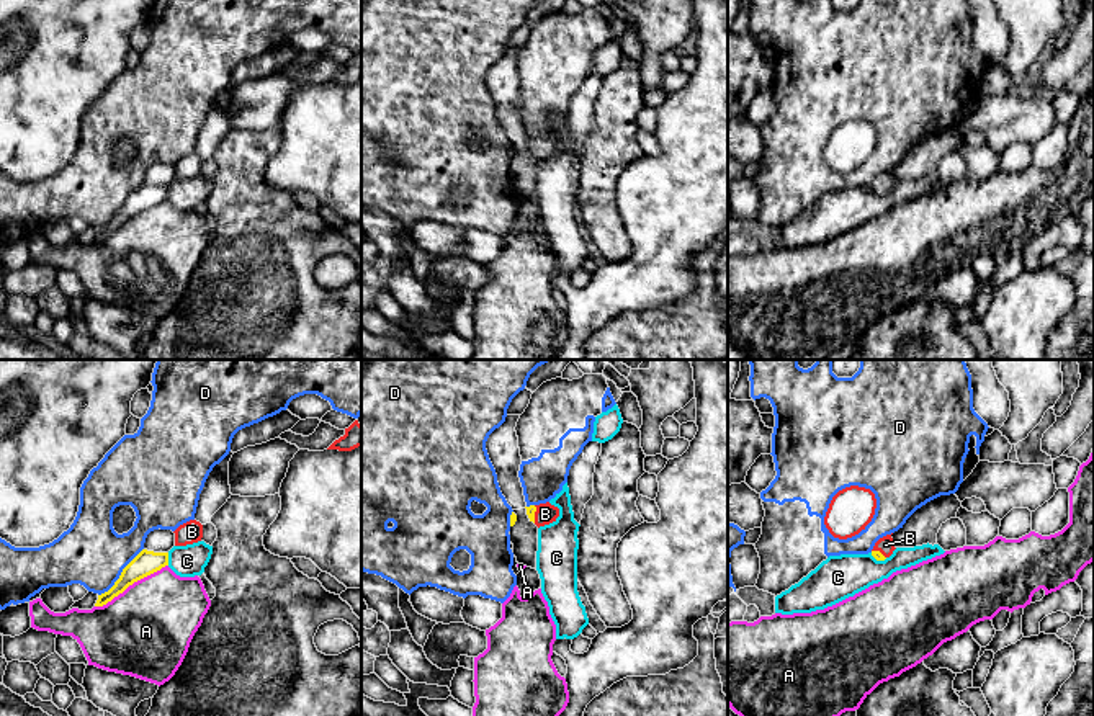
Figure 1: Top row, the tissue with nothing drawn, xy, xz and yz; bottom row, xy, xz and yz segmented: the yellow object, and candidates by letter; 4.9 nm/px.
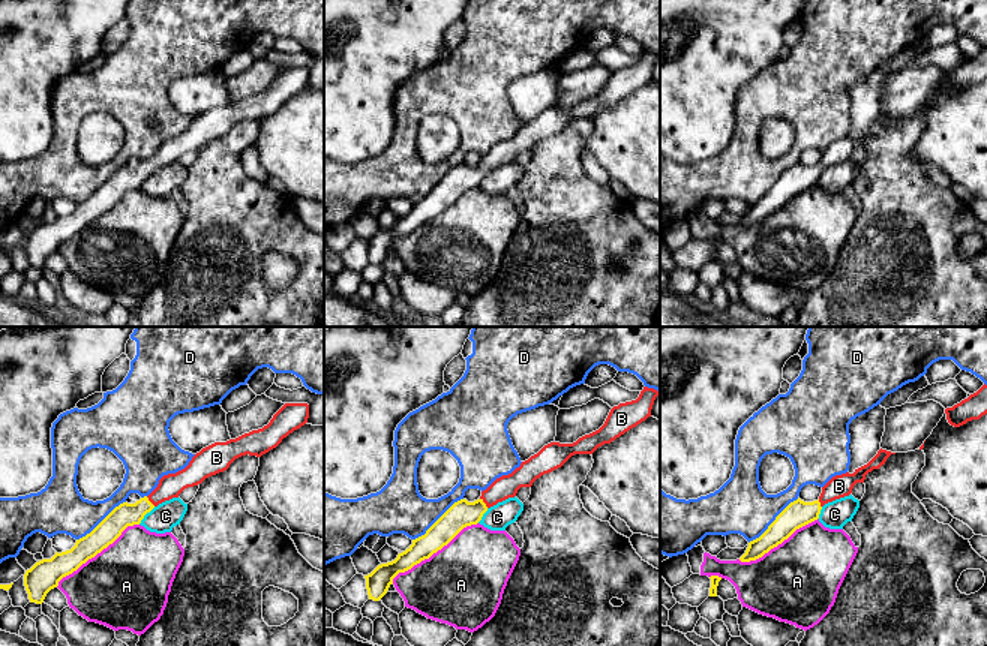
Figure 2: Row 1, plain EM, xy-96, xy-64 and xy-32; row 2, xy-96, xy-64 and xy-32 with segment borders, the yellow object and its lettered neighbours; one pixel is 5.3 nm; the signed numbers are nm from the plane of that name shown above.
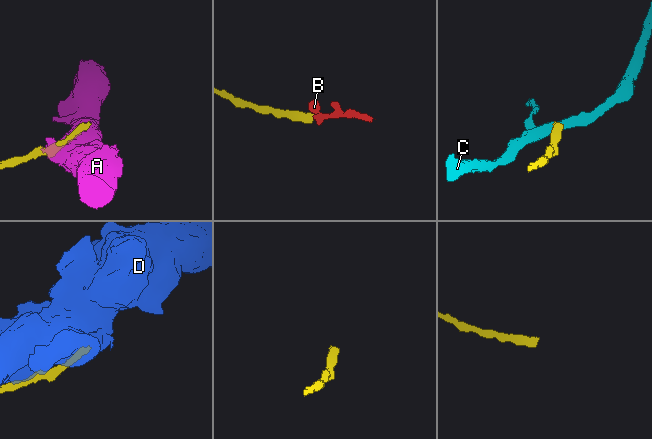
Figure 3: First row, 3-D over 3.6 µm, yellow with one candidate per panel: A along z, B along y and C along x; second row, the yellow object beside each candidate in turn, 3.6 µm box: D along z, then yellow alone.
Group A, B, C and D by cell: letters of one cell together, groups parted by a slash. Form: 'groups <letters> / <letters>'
groups A / B / C / D

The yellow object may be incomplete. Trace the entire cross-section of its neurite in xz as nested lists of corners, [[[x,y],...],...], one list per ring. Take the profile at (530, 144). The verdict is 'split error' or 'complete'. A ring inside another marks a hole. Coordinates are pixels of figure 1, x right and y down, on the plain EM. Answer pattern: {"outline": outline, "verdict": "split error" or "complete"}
{"outline": [[[549,136],[530,139],[525,142],[530,155],[533,155],[538,162],[556,155],[556,152],[559,150],[559,142],[551,139]]], "verdict": "split error"}

